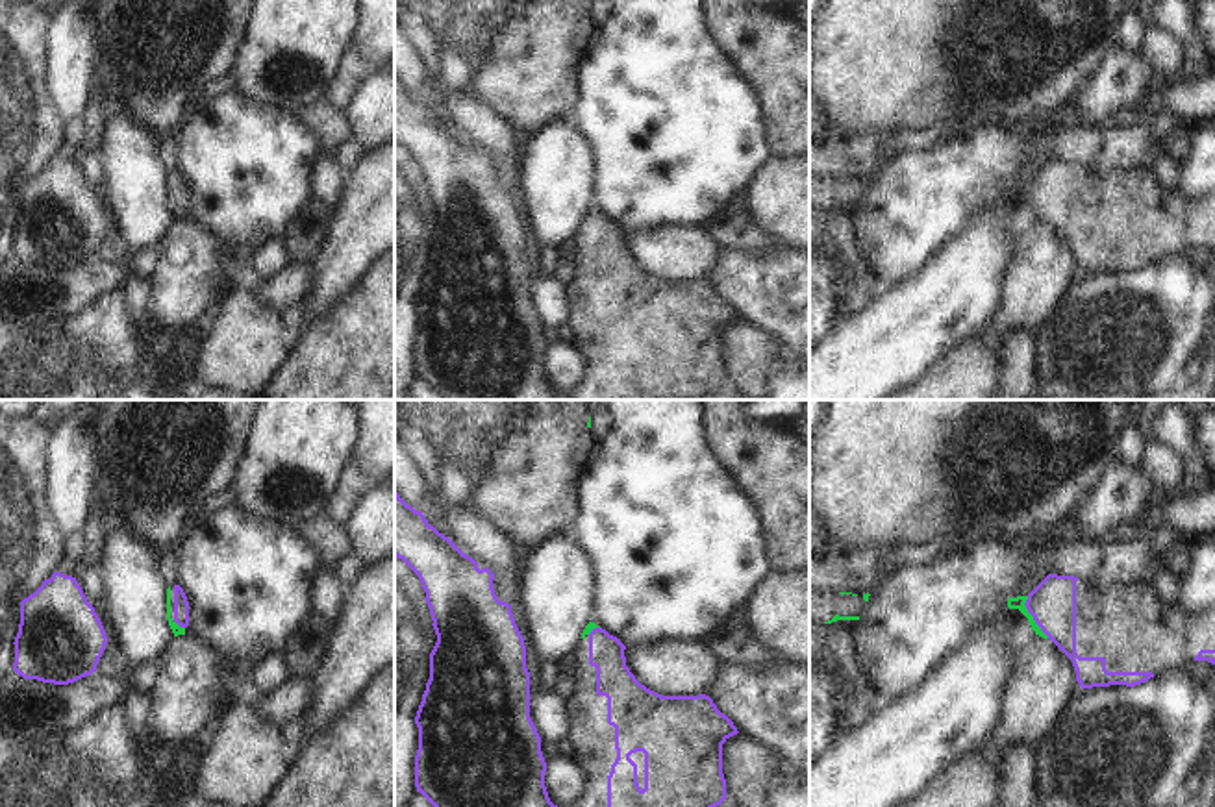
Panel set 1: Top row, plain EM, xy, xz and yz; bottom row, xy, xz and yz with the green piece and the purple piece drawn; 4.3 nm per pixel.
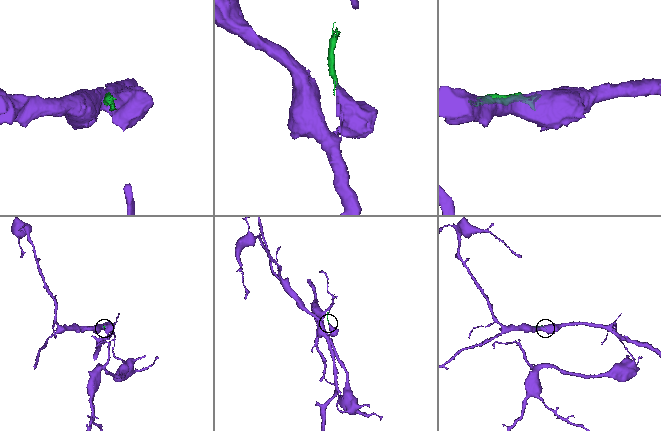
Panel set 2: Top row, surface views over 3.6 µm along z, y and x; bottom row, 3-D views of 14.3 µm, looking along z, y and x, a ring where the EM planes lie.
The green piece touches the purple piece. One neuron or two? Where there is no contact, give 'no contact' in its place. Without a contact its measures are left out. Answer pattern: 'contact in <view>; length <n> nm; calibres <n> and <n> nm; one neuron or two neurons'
contact in yz; length 200 nm; calibres 50 and 200 nm; one neuron

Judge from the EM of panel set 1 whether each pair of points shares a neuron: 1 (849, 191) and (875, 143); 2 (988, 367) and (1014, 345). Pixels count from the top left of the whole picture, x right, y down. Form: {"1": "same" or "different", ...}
{"1": "different", "2": "different"}

